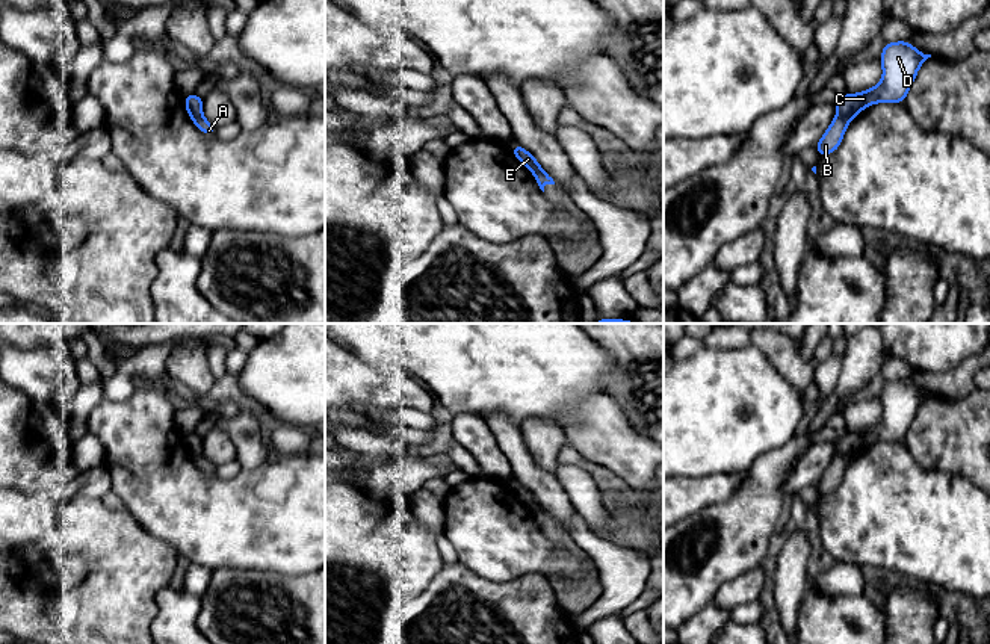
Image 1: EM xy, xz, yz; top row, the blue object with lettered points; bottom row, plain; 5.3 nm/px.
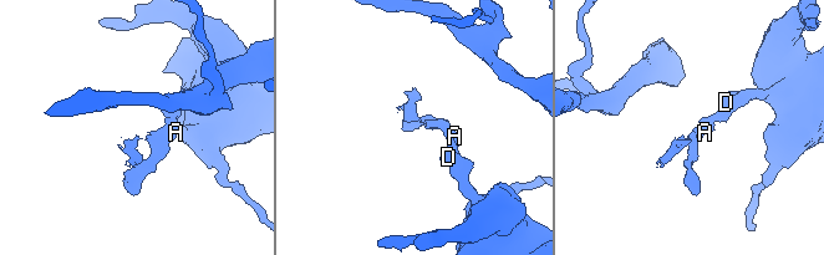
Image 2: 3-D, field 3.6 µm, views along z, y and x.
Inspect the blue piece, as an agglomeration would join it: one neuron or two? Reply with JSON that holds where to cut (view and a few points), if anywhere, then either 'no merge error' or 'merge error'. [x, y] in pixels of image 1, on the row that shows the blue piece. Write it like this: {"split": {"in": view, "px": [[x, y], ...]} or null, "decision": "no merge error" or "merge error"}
{"split": {"in": "yz", "px": [[838, 114], [851, 118]]}, "decision": "merge error"}

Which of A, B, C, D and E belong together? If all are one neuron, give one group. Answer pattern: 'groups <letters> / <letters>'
groups A B E / C D

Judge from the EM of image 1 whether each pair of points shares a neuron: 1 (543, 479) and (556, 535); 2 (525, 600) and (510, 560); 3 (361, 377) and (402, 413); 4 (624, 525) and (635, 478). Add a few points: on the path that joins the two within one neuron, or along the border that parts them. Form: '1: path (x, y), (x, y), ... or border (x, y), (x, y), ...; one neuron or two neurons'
1: border (555, 520), (569, 535); two neurons
2: border (482, 576), (516, 579), (541, 573), (549, 581); two neurons
3: border (363, 410), (368, 407), (413, 407), (430, 413); two neurons
4: border (626, 484), (647, 492); two neurons

